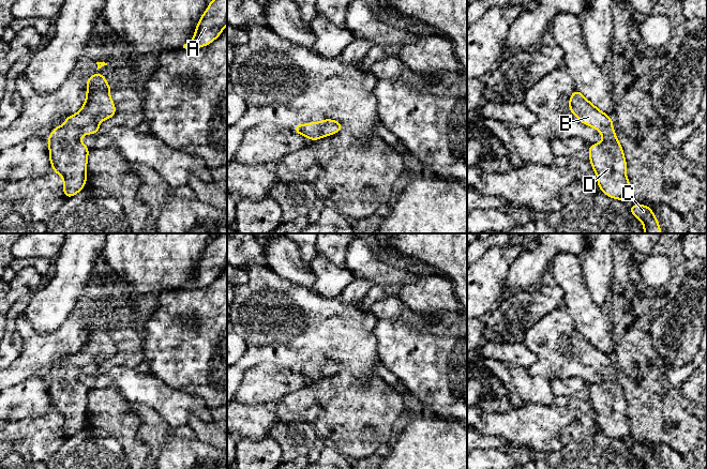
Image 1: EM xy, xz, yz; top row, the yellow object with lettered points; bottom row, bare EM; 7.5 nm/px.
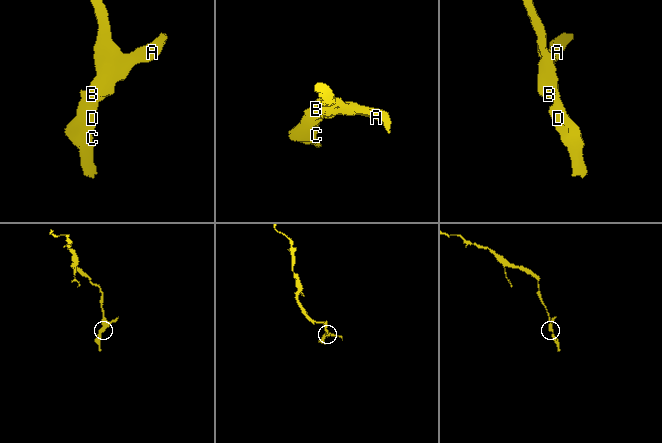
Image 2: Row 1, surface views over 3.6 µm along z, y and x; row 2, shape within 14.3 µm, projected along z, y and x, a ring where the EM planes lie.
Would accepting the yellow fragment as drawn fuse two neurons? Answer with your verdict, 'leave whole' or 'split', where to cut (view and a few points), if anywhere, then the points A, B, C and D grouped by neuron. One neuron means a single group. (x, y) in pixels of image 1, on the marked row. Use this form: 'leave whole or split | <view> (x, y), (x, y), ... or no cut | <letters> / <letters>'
leave whole | no cut | A B C D

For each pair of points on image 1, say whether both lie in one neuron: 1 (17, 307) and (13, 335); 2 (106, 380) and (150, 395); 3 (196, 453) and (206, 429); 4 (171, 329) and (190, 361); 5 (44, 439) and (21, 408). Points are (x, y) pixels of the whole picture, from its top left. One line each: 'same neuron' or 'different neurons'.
1: same neuron
2: same neuron
3: different neurons
4: same neuron
5: different neurons

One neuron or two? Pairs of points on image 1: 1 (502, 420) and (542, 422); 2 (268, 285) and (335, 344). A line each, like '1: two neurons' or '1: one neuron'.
1: one neuron
2: one neuron

